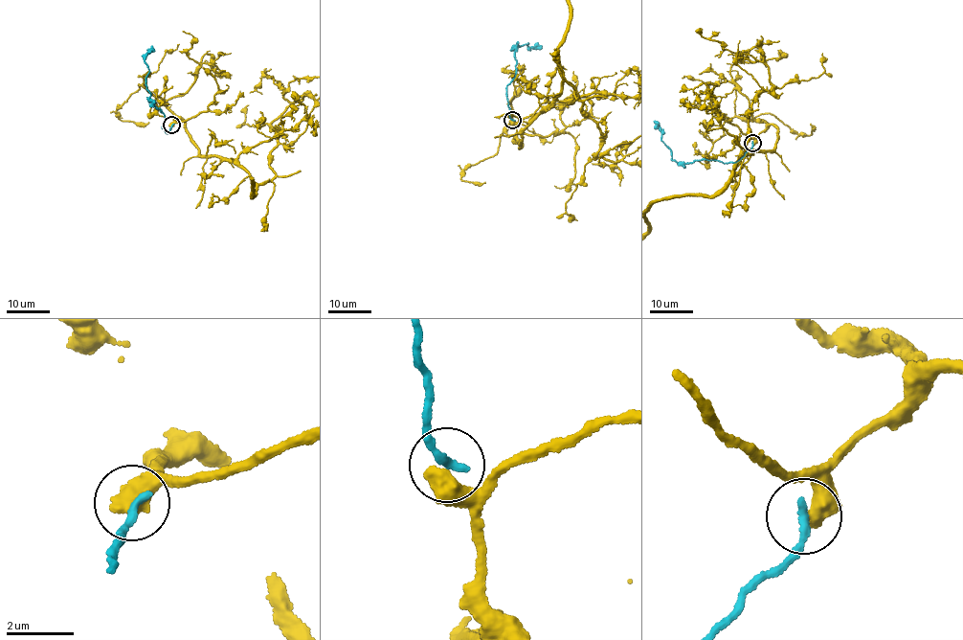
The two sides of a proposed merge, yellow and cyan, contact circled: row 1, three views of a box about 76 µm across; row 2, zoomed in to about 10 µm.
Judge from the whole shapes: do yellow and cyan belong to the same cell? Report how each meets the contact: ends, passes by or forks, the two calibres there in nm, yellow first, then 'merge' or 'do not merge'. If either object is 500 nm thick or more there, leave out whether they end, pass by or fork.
calibres 600 and 280 nm; do not merge

